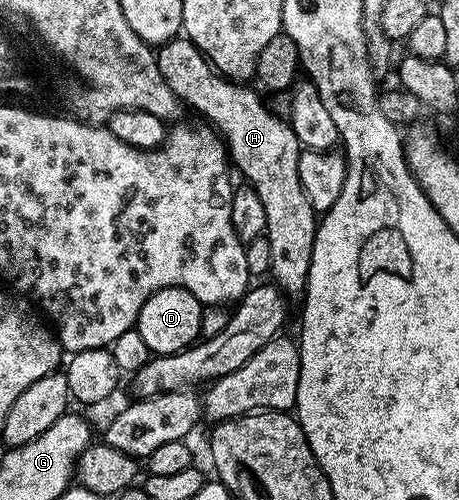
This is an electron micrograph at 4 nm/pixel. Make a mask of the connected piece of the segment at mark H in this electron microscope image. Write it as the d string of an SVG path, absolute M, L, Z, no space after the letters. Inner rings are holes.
M179 36L157 47L158 67L168 80L172 92L183 103L188 102L203 114L205 121L226 143L229 161L233 169L247 178L249 189L260 196L264 204L268 248L272 248L269 277L287 299L301 299L306 292L306 277L310 271L314 234L319 219L316 211L304 196L300 184L298 161L302 150L296 132L285 117L273 114L266 102L250 87L238 80L219 74L202 51L190 39ZM235 166L235 167L234 167Z

